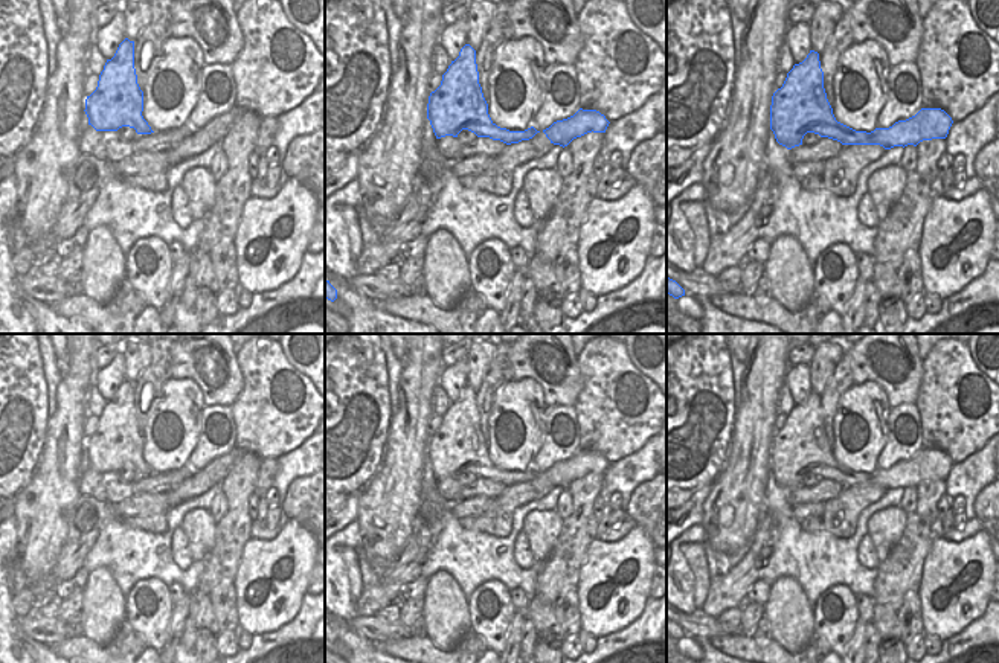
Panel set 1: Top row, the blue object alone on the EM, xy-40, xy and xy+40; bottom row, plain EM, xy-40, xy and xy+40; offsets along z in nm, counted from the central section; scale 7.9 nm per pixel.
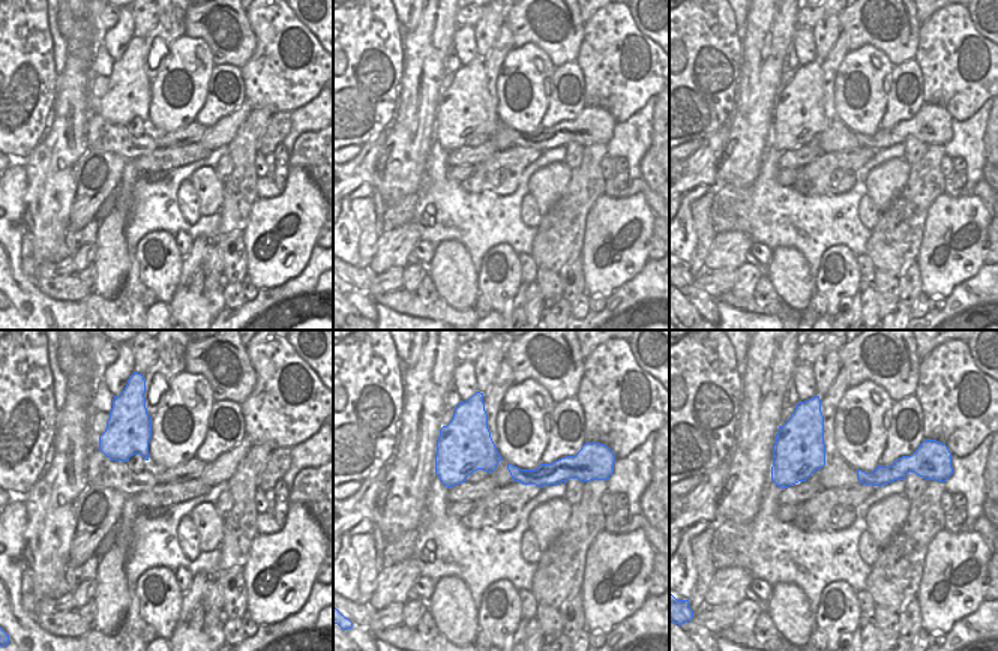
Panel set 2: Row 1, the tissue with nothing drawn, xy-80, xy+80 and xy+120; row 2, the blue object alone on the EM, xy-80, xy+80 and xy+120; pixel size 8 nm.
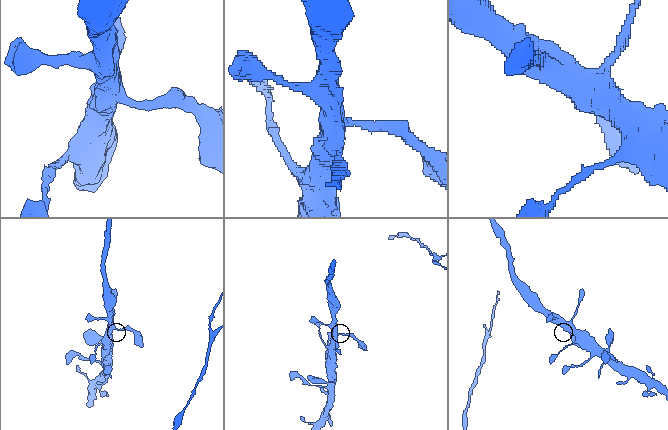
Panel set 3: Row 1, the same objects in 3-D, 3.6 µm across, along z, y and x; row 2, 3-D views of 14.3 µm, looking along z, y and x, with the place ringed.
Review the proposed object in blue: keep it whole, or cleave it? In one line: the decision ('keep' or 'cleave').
keep

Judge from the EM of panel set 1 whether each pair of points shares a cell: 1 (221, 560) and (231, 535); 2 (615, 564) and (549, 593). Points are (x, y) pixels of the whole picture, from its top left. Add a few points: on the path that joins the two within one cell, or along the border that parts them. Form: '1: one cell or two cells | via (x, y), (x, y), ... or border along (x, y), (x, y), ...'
1: one cell | via (226, 554), (229, 541)
2: two cells | border along (587, 546), (575, 587)

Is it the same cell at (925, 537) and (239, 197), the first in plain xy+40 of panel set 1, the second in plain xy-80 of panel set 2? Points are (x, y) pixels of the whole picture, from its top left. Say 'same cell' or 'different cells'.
same cell

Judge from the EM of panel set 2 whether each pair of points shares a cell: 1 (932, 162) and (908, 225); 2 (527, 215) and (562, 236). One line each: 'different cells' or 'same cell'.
1: same cell
2: different cells

